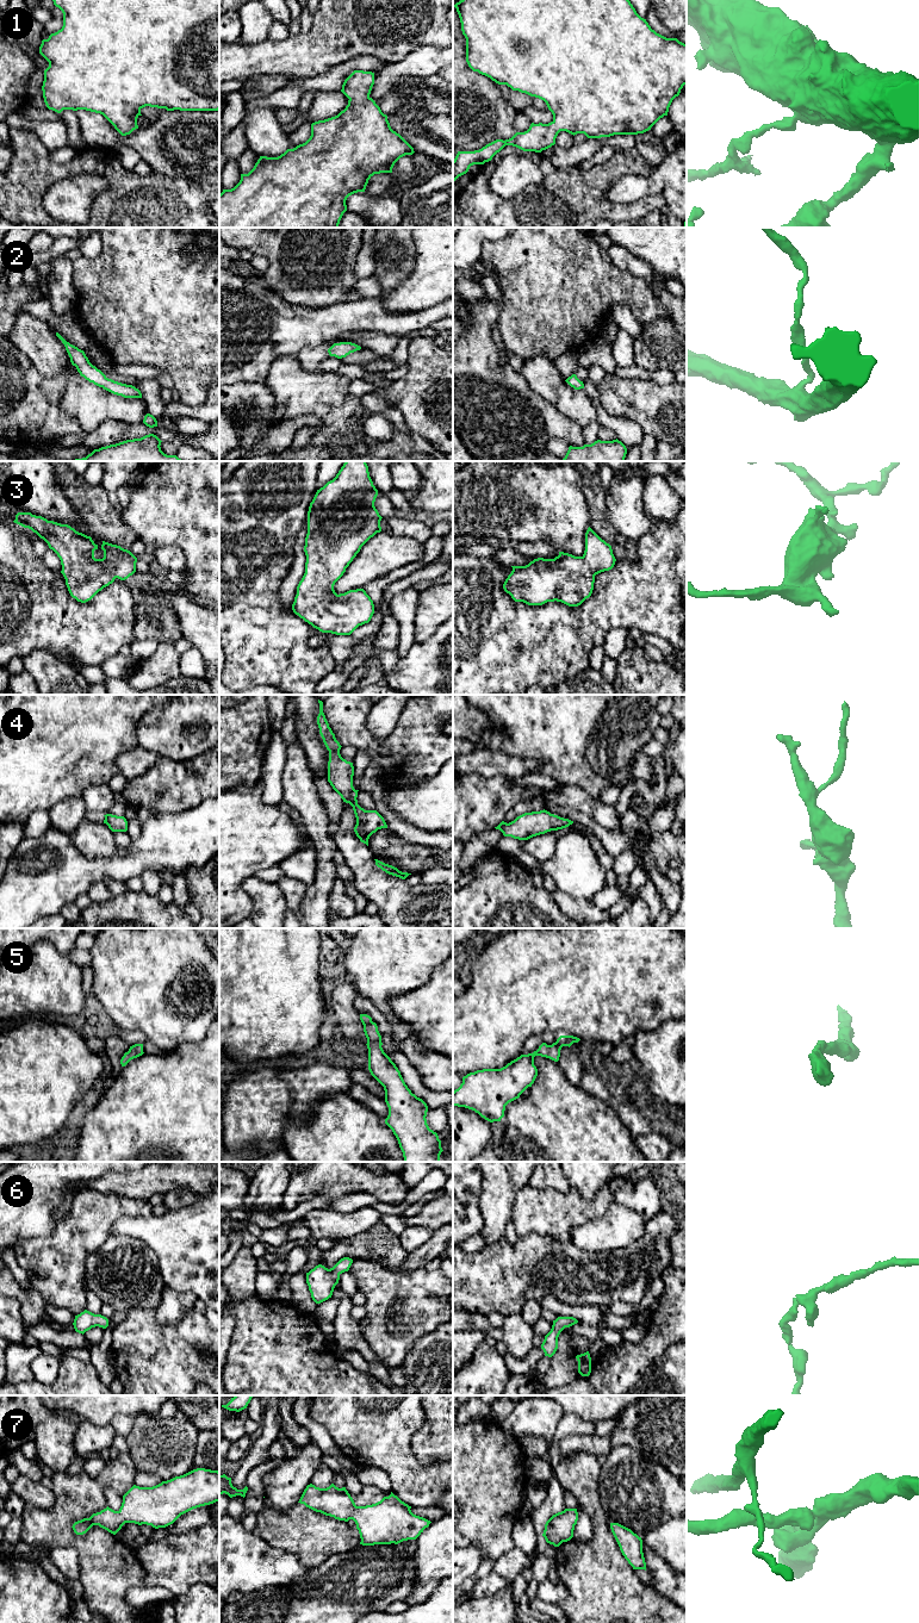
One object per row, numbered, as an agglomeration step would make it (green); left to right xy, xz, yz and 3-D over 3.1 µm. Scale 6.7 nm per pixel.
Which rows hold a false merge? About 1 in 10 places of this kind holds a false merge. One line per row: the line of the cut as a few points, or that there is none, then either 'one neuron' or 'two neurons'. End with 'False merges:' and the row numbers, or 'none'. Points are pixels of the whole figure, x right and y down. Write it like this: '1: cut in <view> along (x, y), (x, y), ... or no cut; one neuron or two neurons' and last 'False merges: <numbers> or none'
1: no cut; one neuron
2: no cut; one neuron
3: no cut; one neuron
4: no cut; one neuron
5: no cut; one neuron
6: no cut; one neuron
7: no cut; one neuron
False merges: none

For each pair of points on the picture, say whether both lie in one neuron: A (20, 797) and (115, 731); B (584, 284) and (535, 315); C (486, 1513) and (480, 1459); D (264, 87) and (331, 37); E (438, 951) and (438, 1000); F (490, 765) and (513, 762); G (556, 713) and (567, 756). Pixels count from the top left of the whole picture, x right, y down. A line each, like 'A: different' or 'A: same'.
A: same
B: same
C: same
D: different
E: different
F: same
G: same

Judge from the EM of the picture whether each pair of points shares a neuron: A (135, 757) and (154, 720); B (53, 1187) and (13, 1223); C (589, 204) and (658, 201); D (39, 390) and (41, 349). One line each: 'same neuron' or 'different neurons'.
A: different neurons
B: same neuron
C: same neuron
D: different neurons

